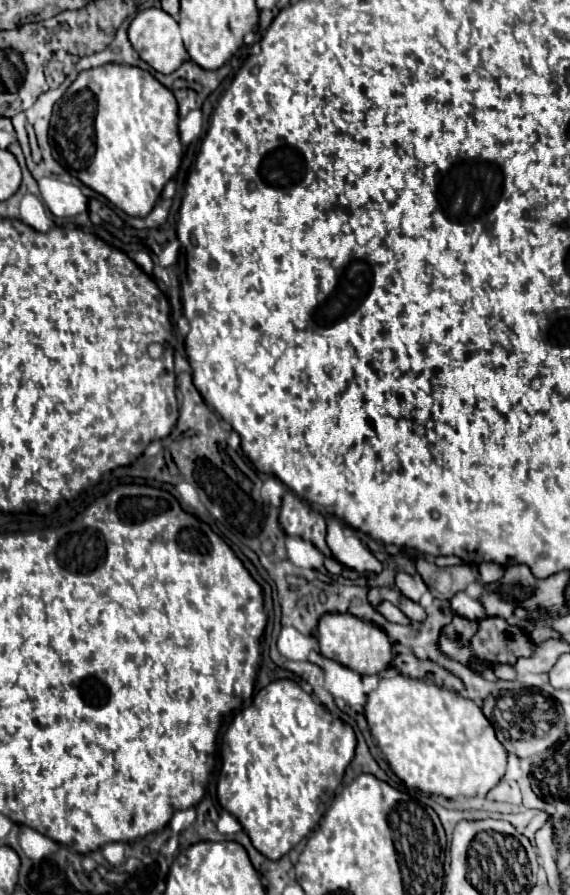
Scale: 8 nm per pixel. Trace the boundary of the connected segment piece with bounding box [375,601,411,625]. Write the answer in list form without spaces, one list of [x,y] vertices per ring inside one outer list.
[[[388,601],[382,602],[380,605],[375,607],[375,609],[390,622],[400,623],[403,625],[411,623],[410,619]]]

